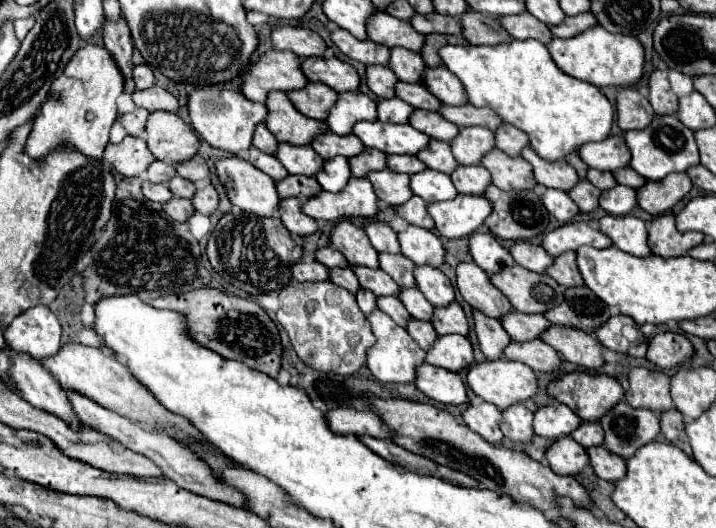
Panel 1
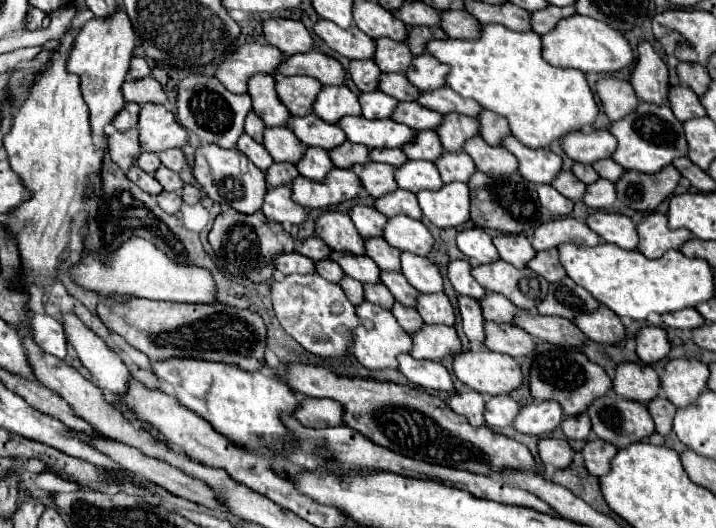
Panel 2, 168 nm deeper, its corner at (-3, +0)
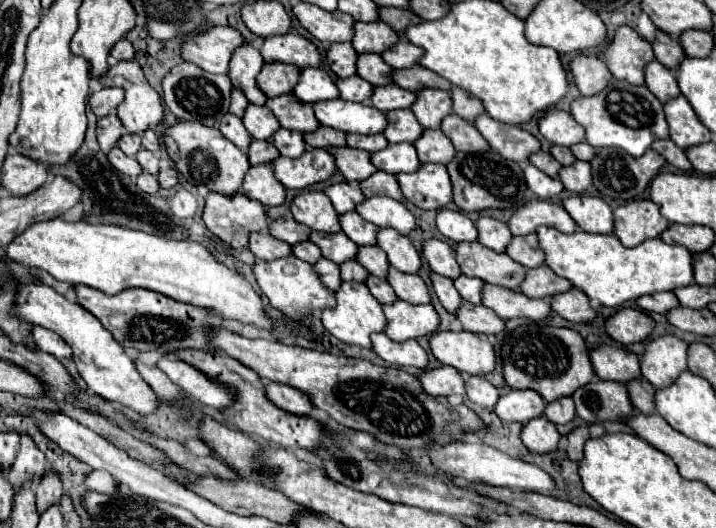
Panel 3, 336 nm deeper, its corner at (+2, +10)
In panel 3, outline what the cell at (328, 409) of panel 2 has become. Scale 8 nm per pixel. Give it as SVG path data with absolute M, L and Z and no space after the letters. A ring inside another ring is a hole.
M270 382L264 386L266 390L266 396L268 400L278 406L280 410L284 412L290 412L290 414L296 414L296 416L306 416L310 414L310 410L314 408L308 398L304 398L300 392L296 392L292 386L284 386L284 384L276 384L276 382Z

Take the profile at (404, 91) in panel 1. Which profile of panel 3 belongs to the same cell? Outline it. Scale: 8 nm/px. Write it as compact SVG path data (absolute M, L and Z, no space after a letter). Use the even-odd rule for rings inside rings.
M370 52L370 54L358 54L356 74L360 78L364 78L366 82L370 82L372 86L392 84L390 72L392 72L392 68L378 54L374 54L374 52Z

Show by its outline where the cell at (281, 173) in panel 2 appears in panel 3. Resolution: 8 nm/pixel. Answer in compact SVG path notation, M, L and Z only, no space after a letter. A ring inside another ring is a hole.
M252 140L248 146L248 160L252 166L256 166L260 162L272 162L278 156L280 156L280 152L268 140Z

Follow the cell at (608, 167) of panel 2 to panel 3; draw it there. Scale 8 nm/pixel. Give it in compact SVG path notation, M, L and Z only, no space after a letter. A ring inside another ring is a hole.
M578 142L578 144L572 144L570 146L570 152L578 158L578 160L592 160L592 154L594 154L594 148L588 146L588 142Z

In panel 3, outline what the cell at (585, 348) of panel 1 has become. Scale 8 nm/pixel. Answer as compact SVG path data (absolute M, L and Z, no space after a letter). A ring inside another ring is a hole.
M484 284L482 304L494 310L502 320L506 318L544 320L552 312L544 298L528 298L518 290L504 290L492 284Z

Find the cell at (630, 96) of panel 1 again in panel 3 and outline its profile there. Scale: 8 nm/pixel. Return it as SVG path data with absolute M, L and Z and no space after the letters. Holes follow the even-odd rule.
M578 54L570 60L570 74L582 96L592 96L604 90L604 86L608 86L612 80L612 74L608 74L608 68L600 58L584 54Z

